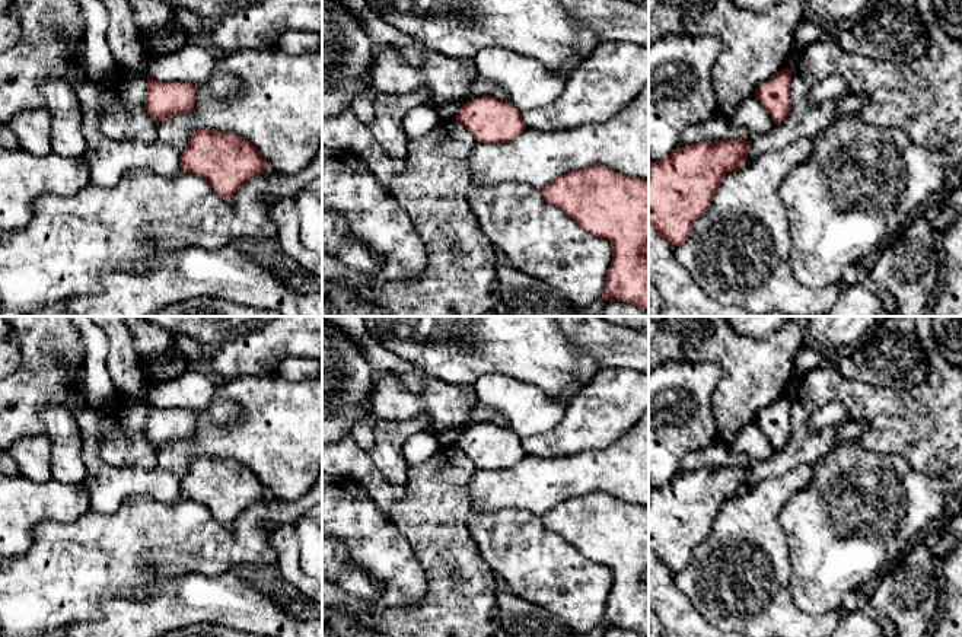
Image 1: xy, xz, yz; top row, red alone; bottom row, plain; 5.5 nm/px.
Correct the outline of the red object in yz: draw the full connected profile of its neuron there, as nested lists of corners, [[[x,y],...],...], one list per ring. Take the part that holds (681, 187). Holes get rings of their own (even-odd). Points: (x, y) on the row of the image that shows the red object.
[[[730,138],[713,143],[700,141],[689,147],[676,147],[665,159],[652,162],[649,166],[649,224],[657,236],[672,246],[682,245],[698,217],[711,206],[722,179],[748,160],[751,141]]]

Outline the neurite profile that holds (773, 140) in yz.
[[[915,0],[924,22],[930,45],[923,58],[912,63],[875,60],[841,50],[831,39],[807,47],[791,73],[791,111],[771,131],[751,138],[748,160],[780,150],[802,137],[816,137],[837,118],[838,103],[845,99],[813,101],[812,89],[829,76],[848,82],[848,95],[863,95],[866,102],[860,117],[882,128],[899,128],[911,141],[943,153],[945,149],[962,138],[962,42],[952,39],[939,25],[931,0]]]

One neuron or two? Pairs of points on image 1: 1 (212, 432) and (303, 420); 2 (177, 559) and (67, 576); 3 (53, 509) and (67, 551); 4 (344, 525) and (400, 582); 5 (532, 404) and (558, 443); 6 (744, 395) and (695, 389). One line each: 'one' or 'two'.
1: one
2: one
3: two
4: one
5: two
6: two

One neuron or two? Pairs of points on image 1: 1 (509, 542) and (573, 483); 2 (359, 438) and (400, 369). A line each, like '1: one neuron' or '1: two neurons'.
1: two neurons
2: two neurons

